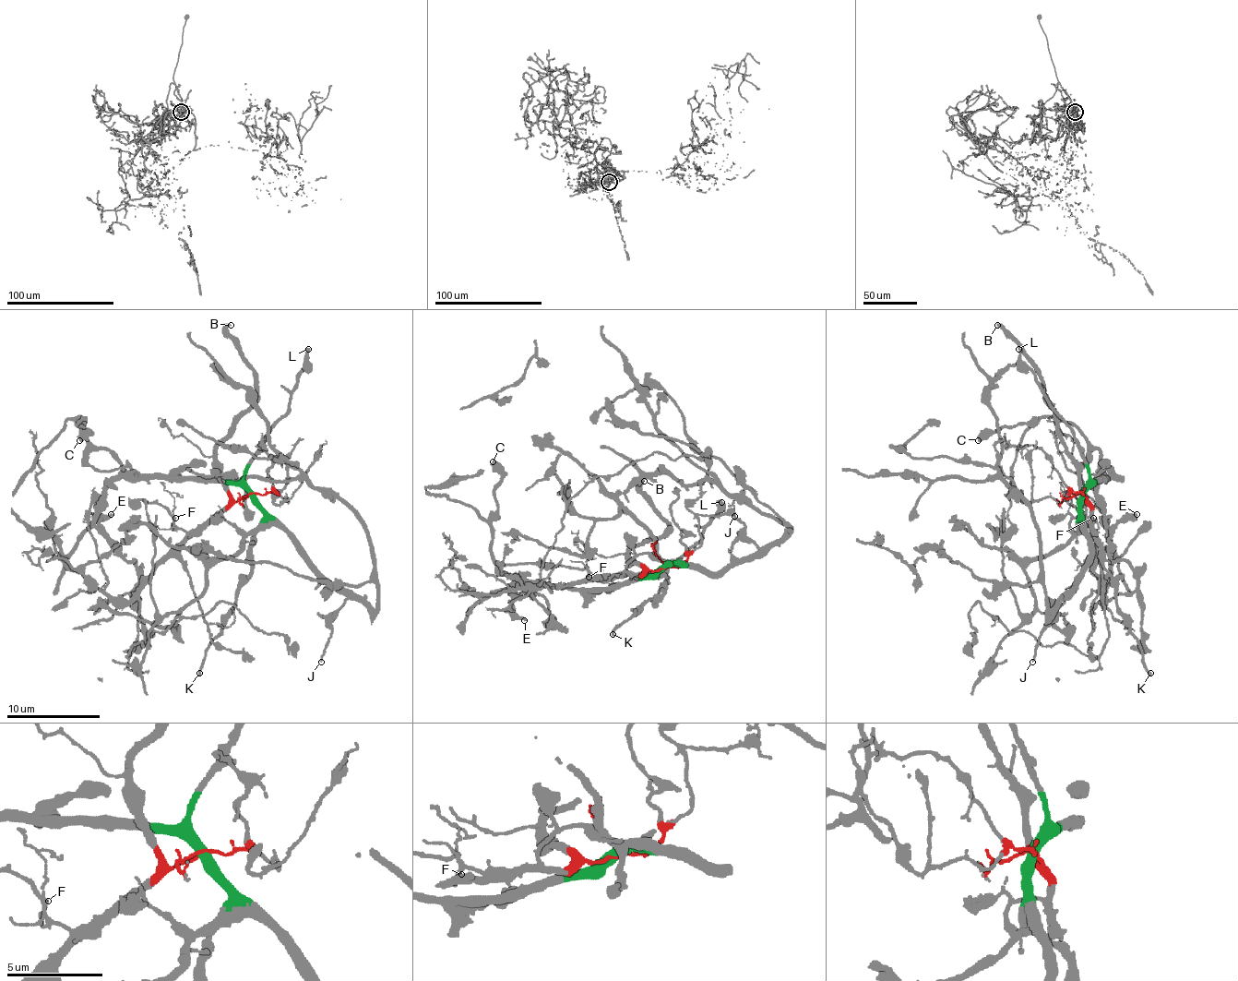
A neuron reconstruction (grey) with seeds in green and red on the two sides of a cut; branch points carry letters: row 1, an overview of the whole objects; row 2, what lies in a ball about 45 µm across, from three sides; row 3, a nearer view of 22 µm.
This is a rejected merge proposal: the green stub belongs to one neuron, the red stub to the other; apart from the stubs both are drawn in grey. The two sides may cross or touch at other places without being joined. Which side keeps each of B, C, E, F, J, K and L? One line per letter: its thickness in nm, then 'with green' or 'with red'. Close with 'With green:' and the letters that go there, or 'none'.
B: 300 nm | with red
C: 500 nm | with green
E: 300 nm | with green
F: 170 nm | with red
J: 160 nm | with green
K: 240 nm | with green
L: 260 nm | with green
With green: C, E, J, K, L

